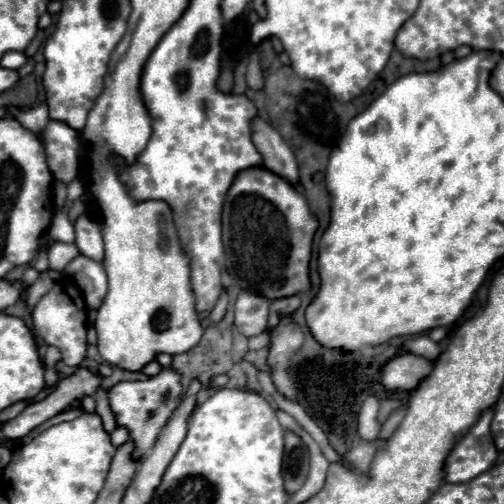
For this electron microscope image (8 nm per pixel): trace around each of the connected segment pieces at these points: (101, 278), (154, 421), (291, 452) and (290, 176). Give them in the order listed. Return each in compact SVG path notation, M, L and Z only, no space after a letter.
M76 256L66 266L64 274L76 282L88 308L98 310L106 292L108 292L108 280L106 280L104 266L96 264L94 260L88 260L86 256Z
M166 368L158 376L148 378L144 382L120 382L108 390L108 396L110 396L112 412L116 414L116 422L130 430L130 440L136 440L136 456L142 458L146 450L152 448L152 444L156 442L156 436L170 420L172 412L180 402L180 396L182 396L180 374L172 368Z
M290 430L284 434L286 450L284 450L284 484L288 494L294 494L298 490L306 476L308 476L308 446L302 442L302 438Z
M256 118L252 122L252 128L254 128L252 140L264 158L264 168L282 176L290 184L296 184L298 182L298 164L296 164L296 158L294 158L292 150L288 148L288 144L282 140L282 136L262 118Z

